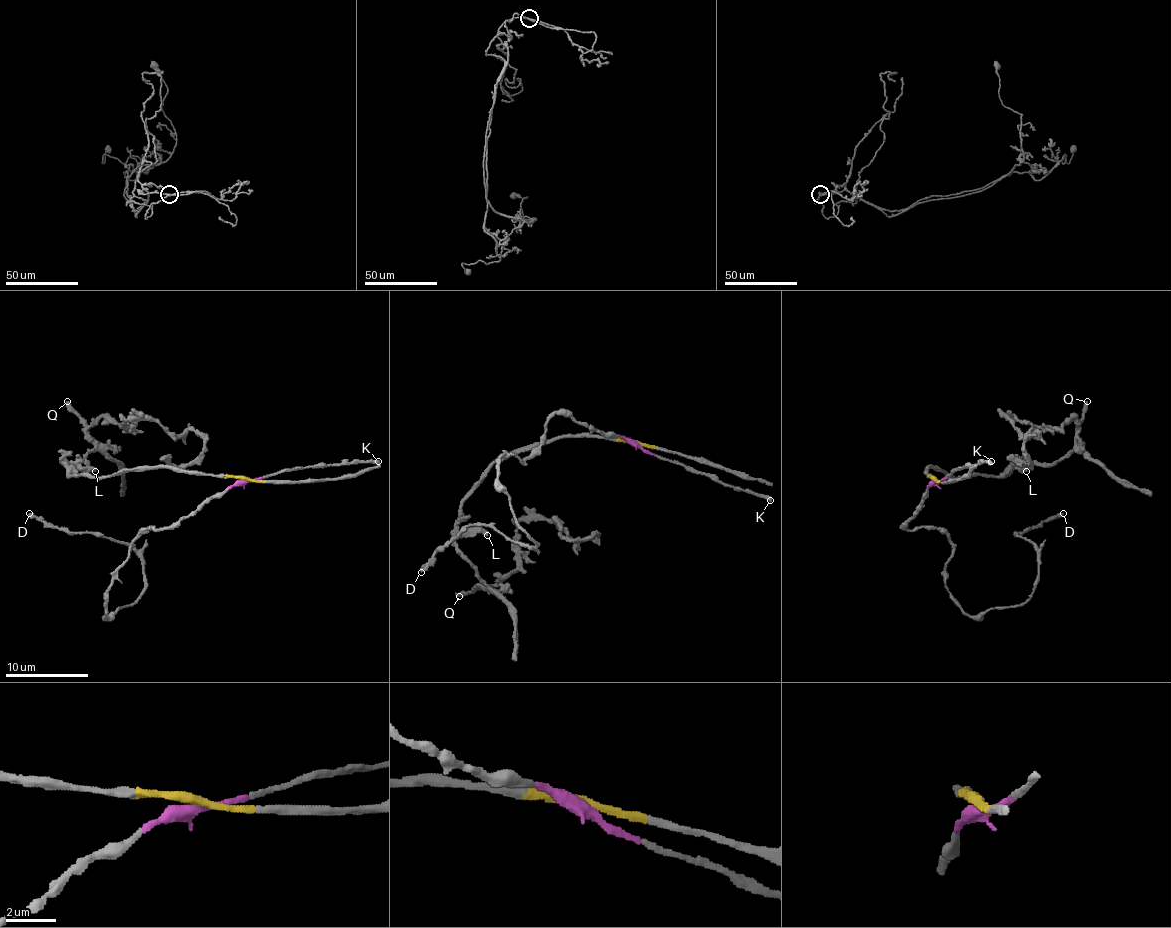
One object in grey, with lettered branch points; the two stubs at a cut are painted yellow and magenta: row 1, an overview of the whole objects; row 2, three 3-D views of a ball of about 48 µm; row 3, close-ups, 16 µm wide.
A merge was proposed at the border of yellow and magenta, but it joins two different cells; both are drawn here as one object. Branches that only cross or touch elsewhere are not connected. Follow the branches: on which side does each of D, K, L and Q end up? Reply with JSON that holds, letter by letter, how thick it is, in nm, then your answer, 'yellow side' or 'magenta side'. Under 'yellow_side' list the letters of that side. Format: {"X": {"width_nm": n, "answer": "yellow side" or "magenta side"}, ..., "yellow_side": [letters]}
{"D": {"width_nm": 380, "answer": "magenta side"}, "K": {"width_nm": 440, "answer": "magenta side"}, "L": {"width_nm": 400, "answer": "yellow side"}, "Q": {"width_nm": 380, "answer": "yellow side"}, "yellow_side": ["L", "Q"]}

